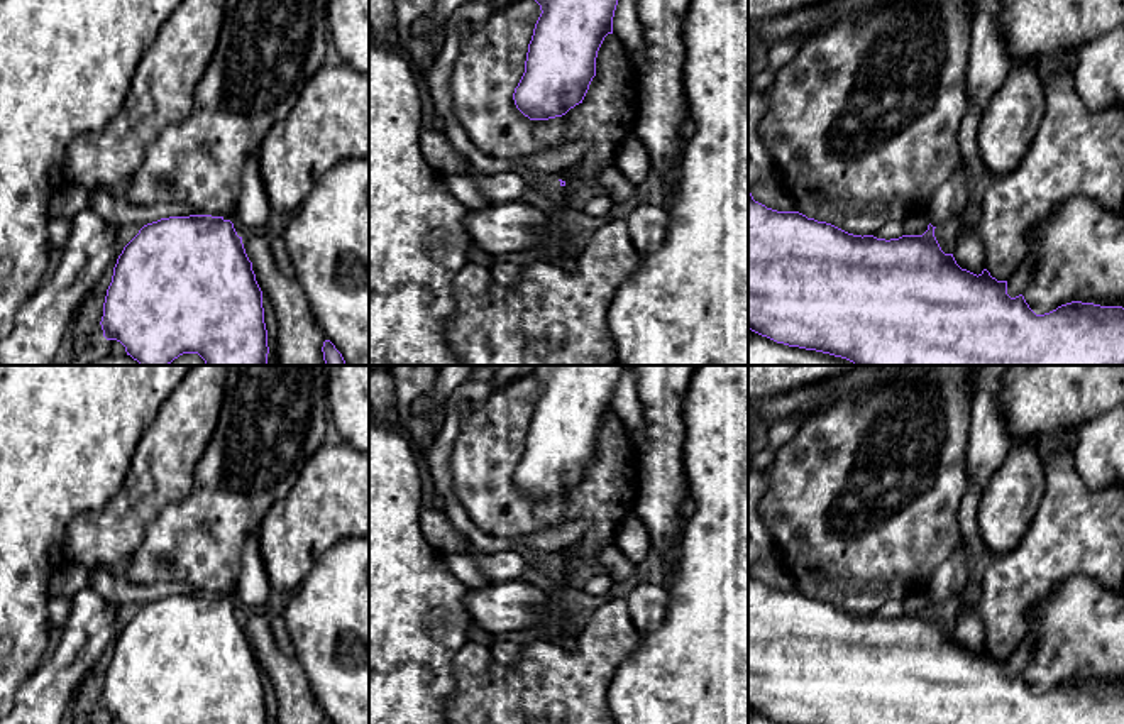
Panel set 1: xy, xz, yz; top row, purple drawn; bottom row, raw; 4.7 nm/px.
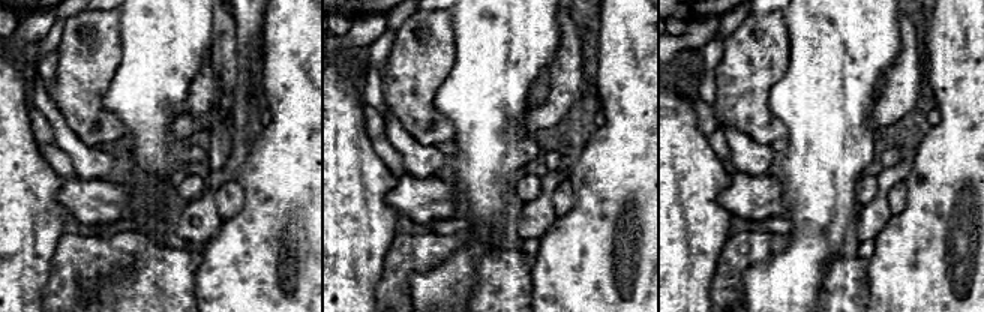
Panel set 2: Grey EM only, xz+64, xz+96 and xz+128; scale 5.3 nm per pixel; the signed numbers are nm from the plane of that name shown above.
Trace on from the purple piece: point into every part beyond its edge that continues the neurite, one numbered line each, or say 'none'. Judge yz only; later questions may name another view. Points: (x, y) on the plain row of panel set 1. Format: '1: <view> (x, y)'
1: yz (952, 575)

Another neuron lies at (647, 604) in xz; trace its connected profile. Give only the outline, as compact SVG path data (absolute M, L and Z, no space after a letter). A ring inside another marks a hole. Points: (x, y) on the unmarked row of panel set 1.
M640 584L626 597L628 614L640 633L657 629L665 619L667 590L657 584Z

